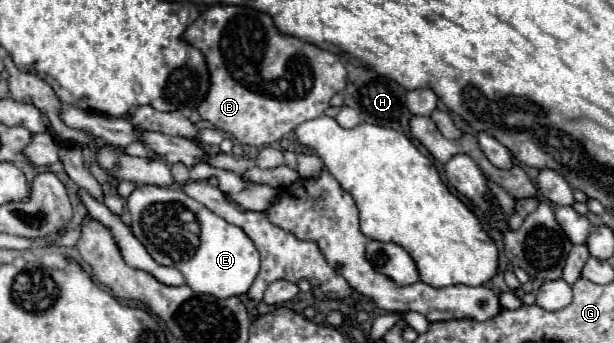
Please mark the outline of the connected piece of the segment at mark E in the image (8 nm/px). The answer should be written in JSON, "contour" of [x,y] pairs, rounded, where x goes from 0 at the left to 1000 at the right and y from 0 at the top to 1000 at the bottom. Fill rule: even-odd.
{"contour":[[[223,539],[207,580],[213,621],[213,668],[236,714],[243,743],[262,767],[298,796],[301,825],[318,854],[350,866],[389,866],[402,854],[422,796],[422,732],[409,697],[383,656],[340,615],[334,598],[314,586],[295,551]]]}

